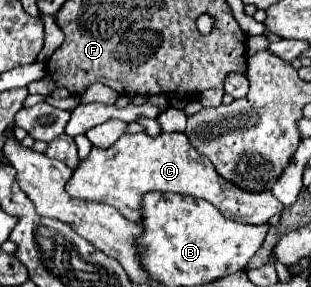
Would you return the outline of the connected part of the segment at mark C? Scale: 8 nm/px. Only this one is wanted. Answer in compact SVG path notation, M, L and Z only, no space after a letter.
M147 134L121 136L109 150L91 148L91 154L85 162L79 162L79 168L73 172L73 178L67 186L73 198L105 202L117 208L127 220L141 220L143 196L147 192L177 192L187 196L197 196L211 202L225 218L243 222L243 224L265 224L271 216L281 214L283 204L273 196L271 190L247 192L223 176L219 176L209 158L203 158L187 140L185 134L161 134L149 138Z

